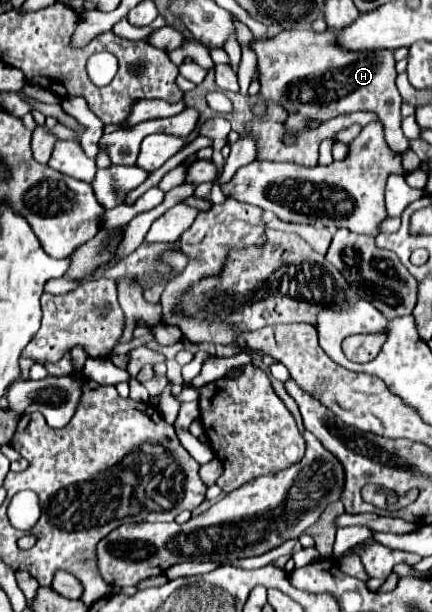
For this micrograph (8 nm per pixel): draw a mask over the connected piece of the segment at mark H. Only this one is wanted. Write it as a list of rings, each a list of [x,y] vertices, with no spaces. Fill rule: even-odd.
[[[289,29],[273,37],[253,39],[249,49],[257,55],[261,83],[259,101],[251,109],[253,115],[265,115],[269,101],[281,105],[287,111],[283,141],[295,145],[297,135],[309,129],[309,121],[325,123],[339,113],[373,111],[385,127],[389,149],[395,153],[407,151],[409,141],[401,131],[401,95],[395,87],[393,53],[387,49],[375,49],[375,53],[341,53],[336,40],[330,31],[315,33],[311,29]]]

